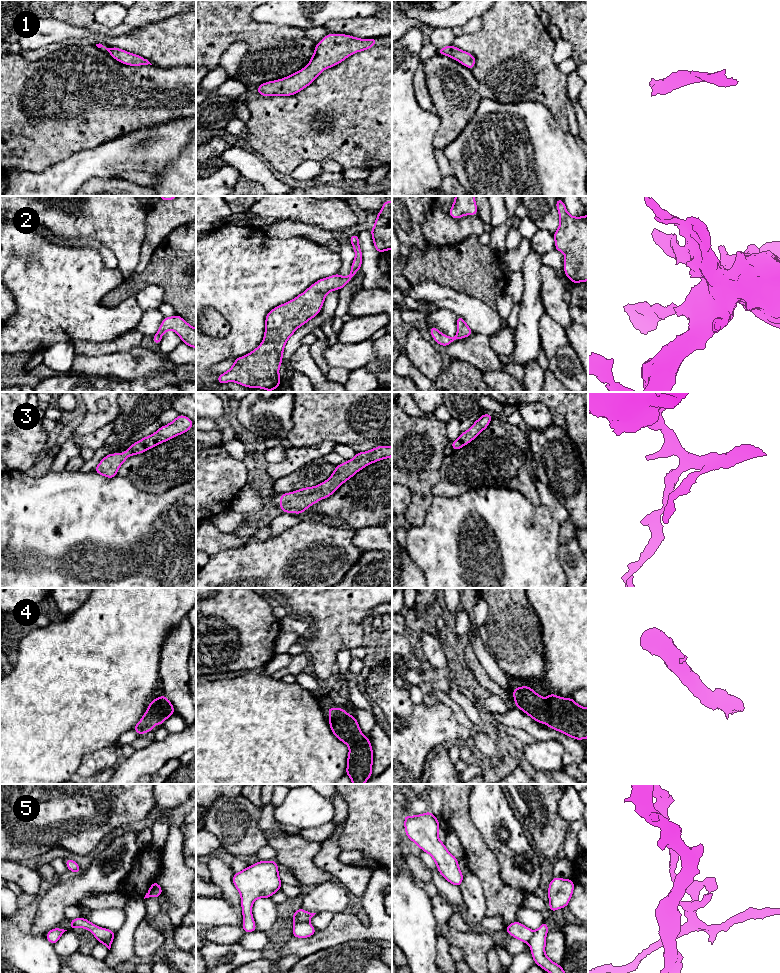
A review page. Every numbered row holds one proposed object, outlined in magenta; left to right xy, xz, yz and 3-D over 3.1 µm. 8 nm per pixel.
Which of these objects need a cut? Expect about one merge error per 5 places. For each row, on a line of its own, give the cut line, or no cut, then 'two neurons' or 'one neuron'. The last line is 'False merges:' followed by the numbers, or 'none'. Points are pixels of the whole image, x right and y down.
1: no cut; one neuron
2: no cut; one neuron
3: no cut; one neuron
4: no cut; one neuron
5: cut in xy along (113, 937), (98, 941); two neurons
False merges: 5

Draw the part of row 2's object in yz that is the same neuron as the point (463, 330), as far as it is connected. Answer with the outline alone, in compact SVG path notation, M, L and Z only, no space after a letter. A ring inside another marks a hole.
M457 316L457 335L455 337L449 337L441 333L436 327L429 327L429 331L434 340L441 346L448 346L455 340L463 339L470 335L473 335L474 332L468 327L465 320L461 316Z

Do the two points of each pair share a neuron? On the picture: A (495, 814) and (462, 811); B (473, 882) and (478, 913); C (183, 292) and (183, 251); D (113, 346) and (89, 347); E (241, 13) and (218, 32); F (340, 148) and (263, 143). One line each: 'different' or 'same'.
A: different
B: same
C: same
D: same
E: same
F: same

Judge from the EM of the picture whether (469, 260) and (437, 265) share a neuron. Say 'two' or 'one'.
one

